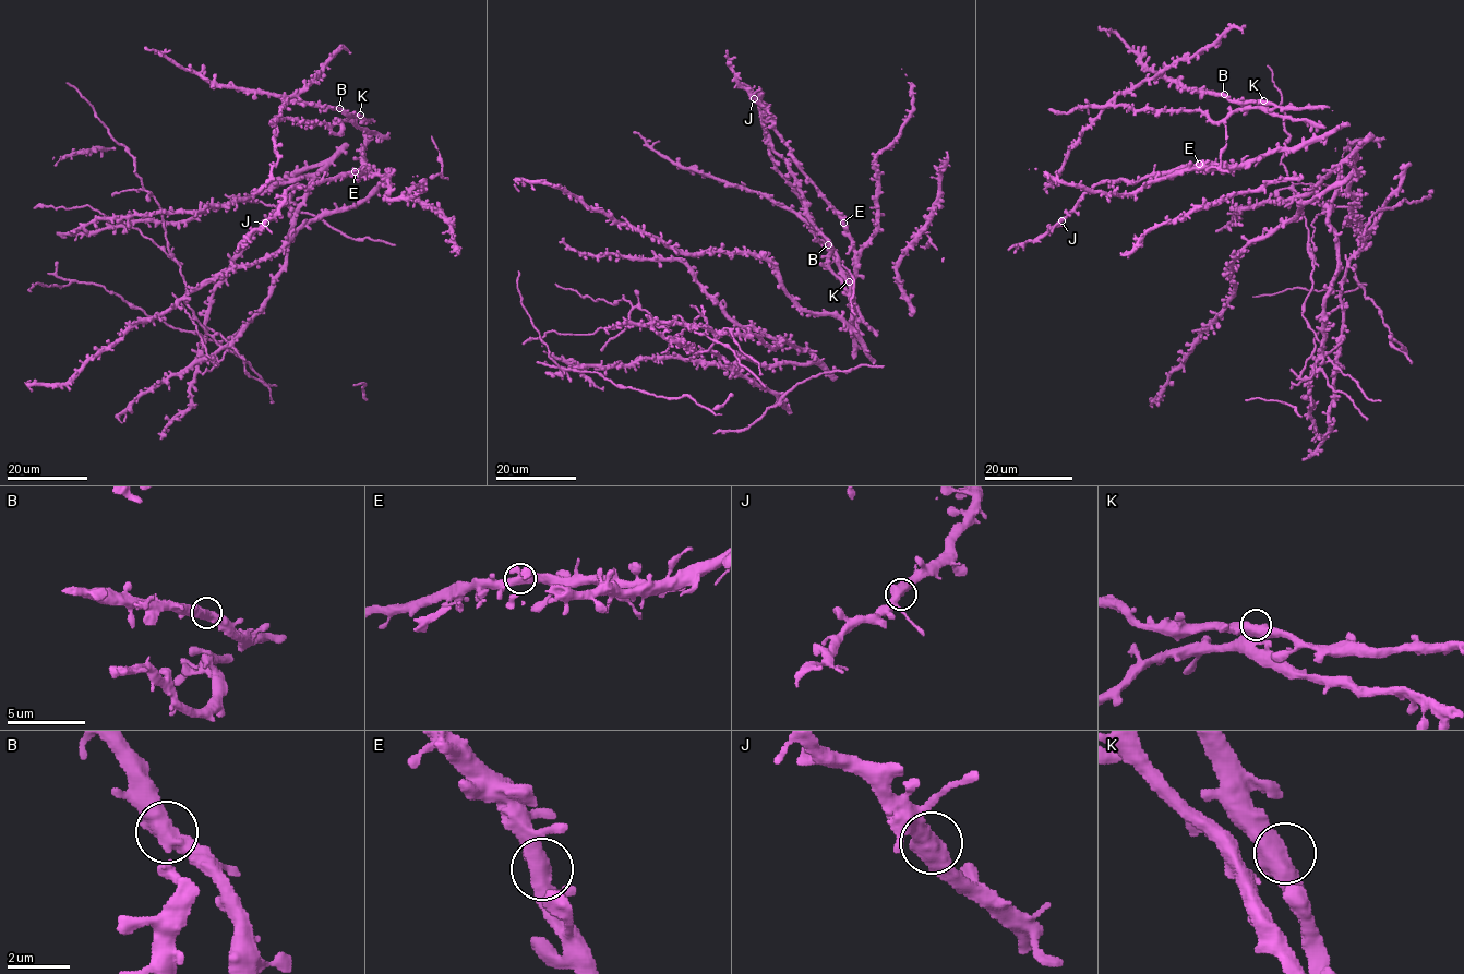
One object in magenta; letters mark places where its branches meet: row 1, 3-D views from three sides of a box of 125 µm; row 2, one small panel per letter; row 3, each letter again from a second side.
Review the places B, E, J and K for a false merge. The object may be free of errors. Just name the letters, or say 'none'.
none

